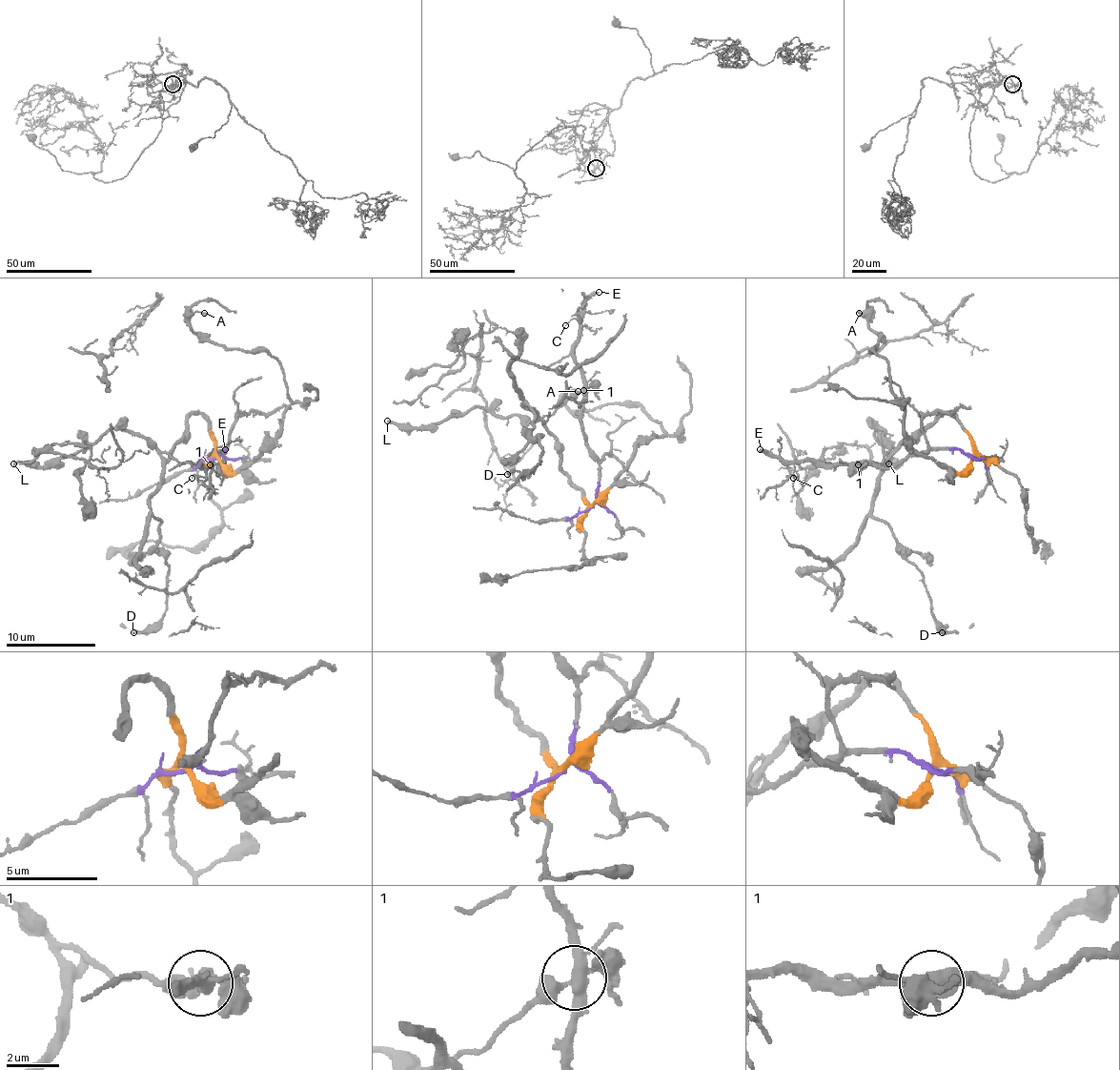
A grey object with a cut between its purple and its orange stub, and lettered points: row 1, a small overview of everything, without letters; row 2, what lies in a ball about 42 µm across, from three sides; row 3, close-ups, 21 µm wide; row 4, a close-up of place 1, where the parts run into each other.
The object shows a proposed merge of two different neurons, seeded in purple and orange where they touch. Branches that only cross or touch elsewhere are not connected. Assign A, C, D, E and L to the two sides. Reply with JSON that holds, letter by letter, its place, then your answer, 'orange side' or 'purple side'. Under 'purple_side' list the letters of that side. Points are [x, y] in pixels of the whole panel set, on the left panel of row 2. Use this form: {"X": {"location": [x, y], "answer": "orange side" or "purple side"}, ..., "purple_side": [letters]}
{"A": {"location": [204, 313], "answer": "orange side"}, "C": {"location": [192, 478], "answer": "purple side"}, "D": {"location": [133, 632], "answer": "orange side"}, "E": {"location": [225, 449], "answer": "purple side"}, "L": {"location": [13, 463], "answer": "orange side"}, "purple_side": ["C", "E"]}

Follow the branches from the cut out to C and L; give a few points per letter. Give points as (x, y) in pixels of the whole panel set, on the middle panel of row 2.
C: (590, 507), (599, 489), (599, 460), (580, 419), (583, 367), (574, 354), (579, 322), (574, 318), (565, 324)
L: (590, 504), (560, 466), (560, 443), (540, 419), (526, 421), (473, 408), (430, 426), (387, 421)

